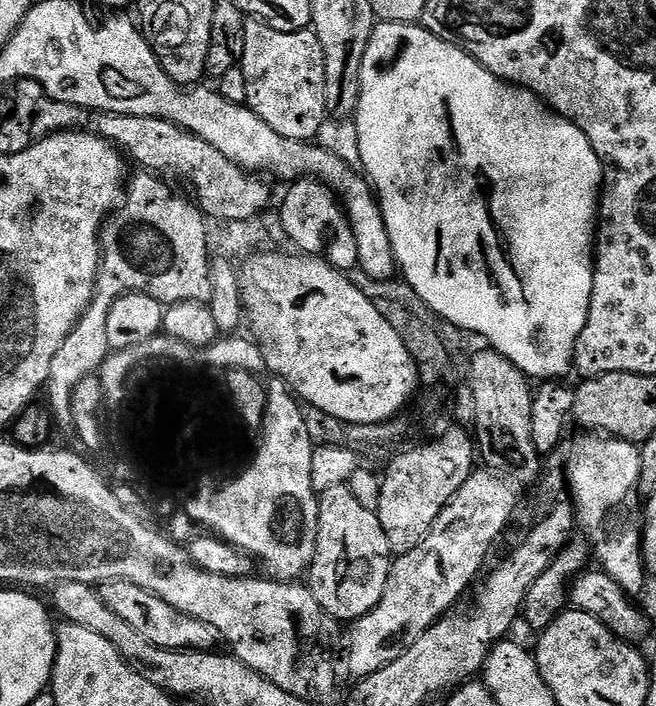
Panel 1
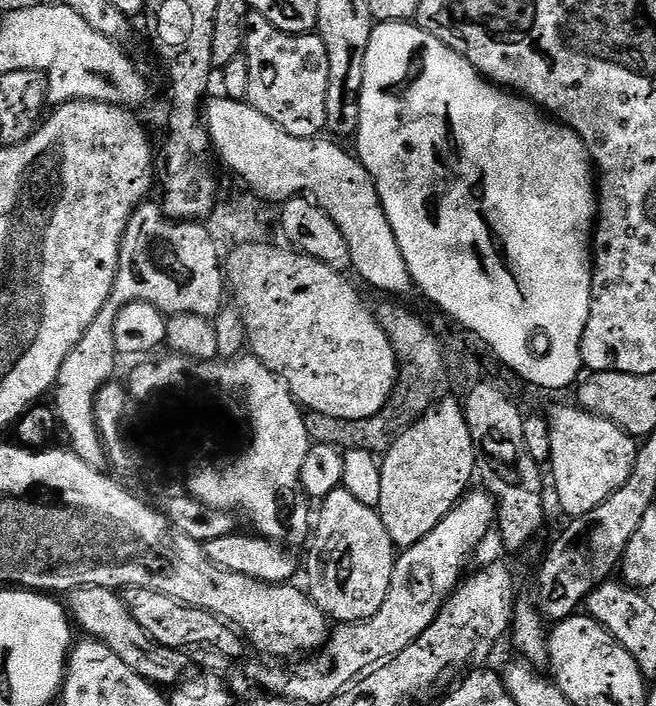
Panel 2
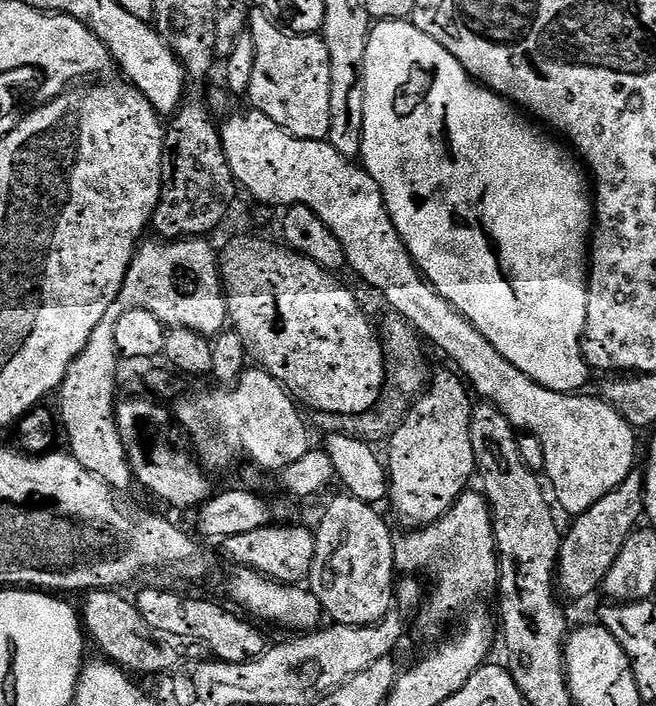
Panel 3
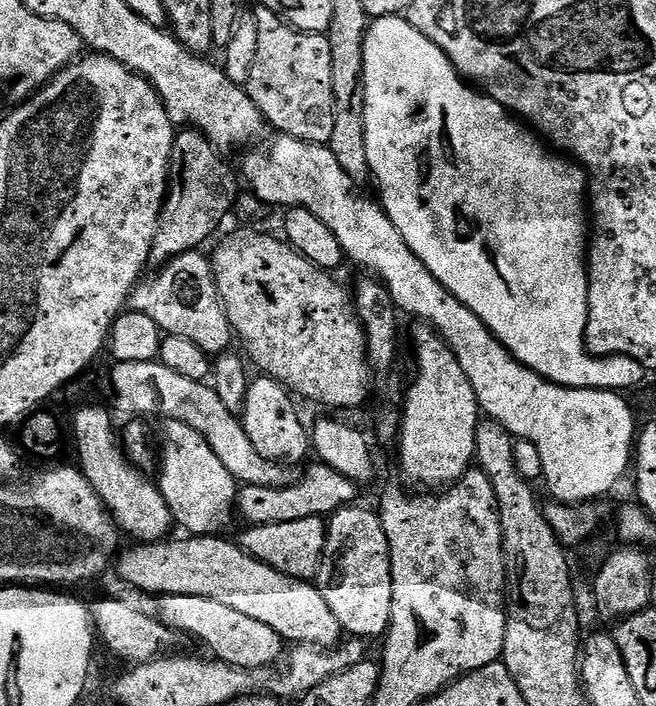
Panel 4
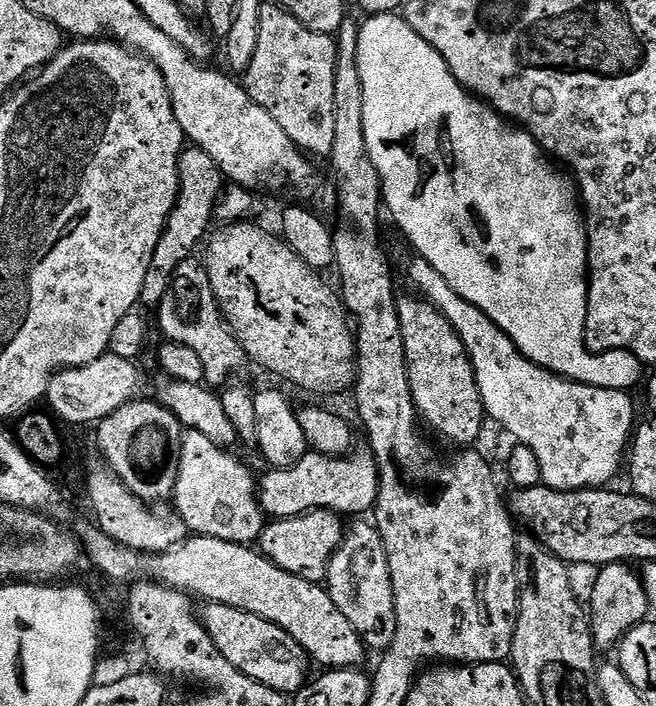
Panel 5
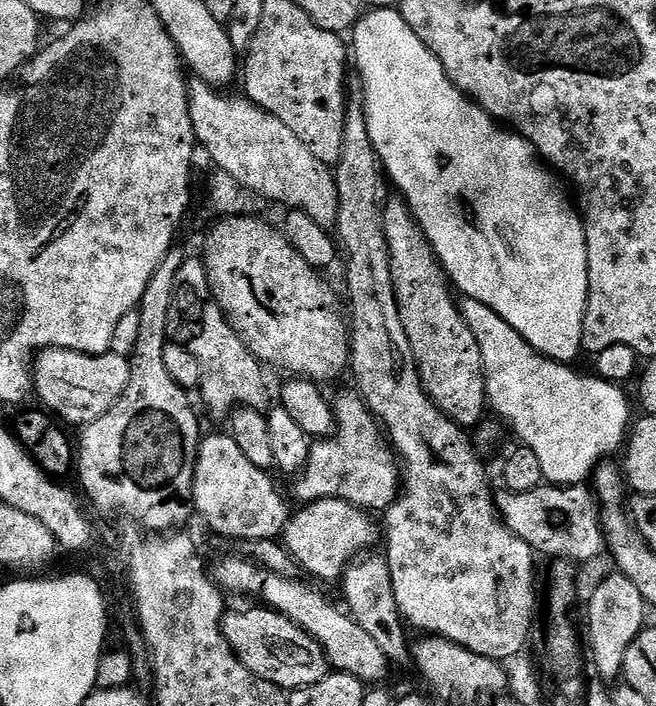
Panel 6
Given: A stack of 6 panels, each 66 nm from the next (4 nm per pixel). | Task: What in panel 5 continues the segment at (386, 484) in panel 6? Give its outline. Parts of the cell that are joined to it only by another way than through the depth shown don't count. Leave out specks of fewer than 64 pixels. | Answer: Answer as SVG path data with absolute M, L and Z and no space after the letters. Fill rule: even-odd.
M309 450L289 468L272 468L258 480L260 509L265 517L285 520L303 512L330 510L344 518L360 518L376 506L380 489L380 472L371 451L352 450L343 456L327 456ZM350 516L350 517L348 517Z

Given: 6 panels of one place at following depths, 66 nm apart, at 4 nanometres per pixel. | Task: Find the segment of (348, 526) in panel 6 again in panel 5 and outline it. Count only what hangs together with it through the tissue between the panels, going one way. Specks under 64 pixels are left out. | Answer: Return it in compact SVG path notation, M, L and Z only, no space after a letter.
M330 510L303 512L301 516L285 520L273 519L265 523L264 532L258 541L258 551L287 574L320 584L327 581L328 563L344 540L345 531L345 521L335 512Z

